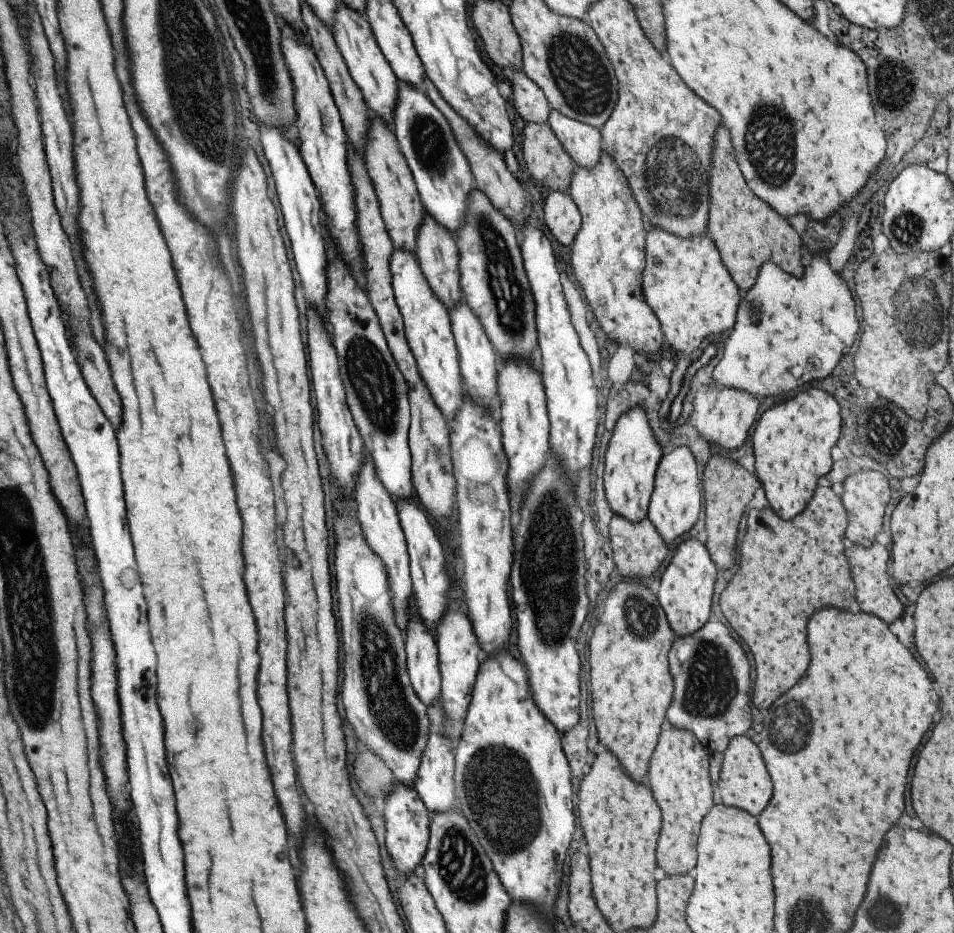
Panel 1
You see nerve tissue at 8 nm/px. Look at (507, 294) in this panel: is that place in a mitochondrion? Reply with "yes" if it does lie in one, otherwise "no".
yes

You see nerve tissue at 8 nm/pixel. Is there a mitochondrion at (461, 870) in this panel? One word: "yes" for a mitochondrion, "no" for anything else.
yes

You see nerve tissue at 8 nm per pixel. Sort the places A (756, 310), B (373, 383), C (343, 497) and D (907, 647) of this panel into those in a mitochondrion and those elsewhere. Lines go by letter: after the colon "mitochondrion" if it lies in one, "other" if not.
A: mitochondrion
B: mitochondrion
C: other
D: other

